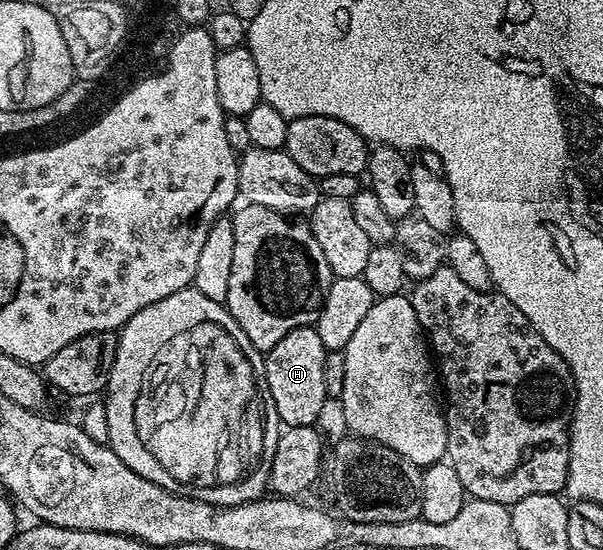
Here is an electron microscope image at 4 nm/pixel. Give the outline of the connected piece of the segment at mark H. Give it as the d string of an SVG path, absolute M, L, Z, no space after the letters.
M310 325L287 333L287 337L283 337L283 341L279 341L279 345L265 355L267 385L285 427L312 427L316 424L327 398L323 385L326 354L316 326Z

